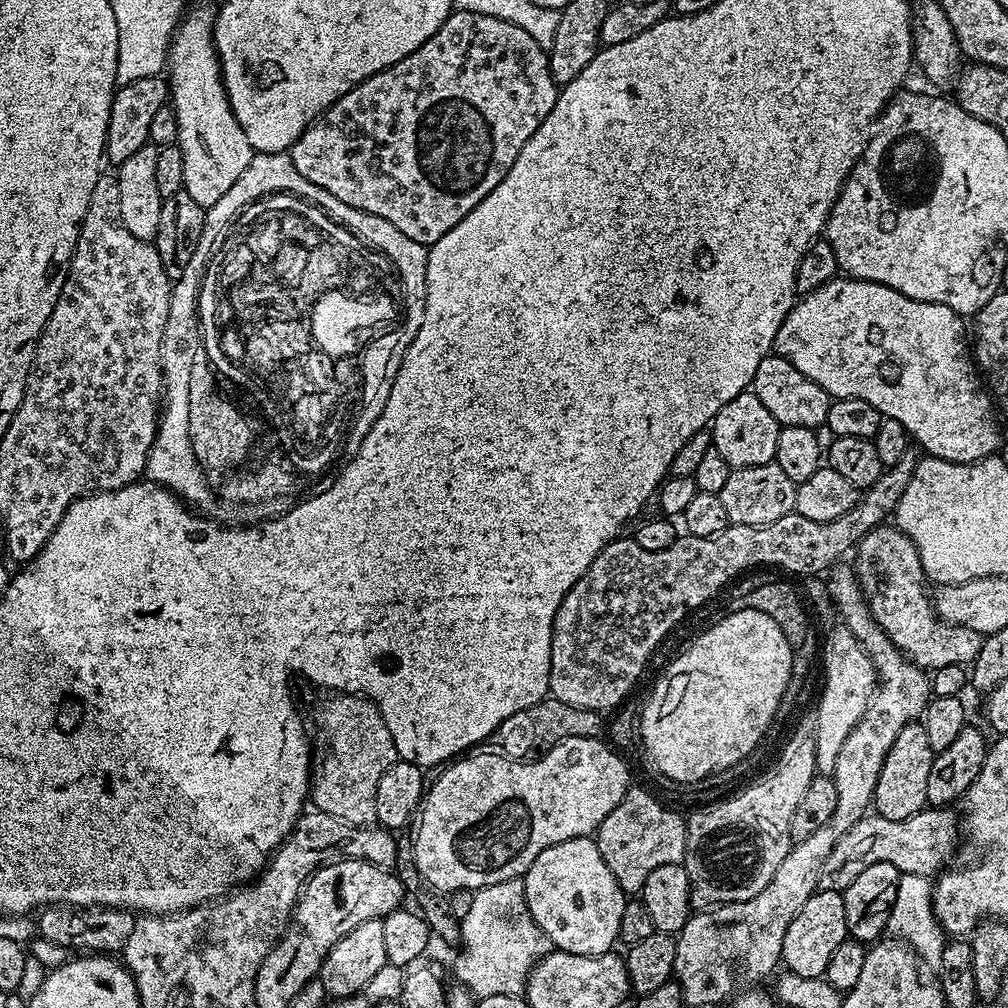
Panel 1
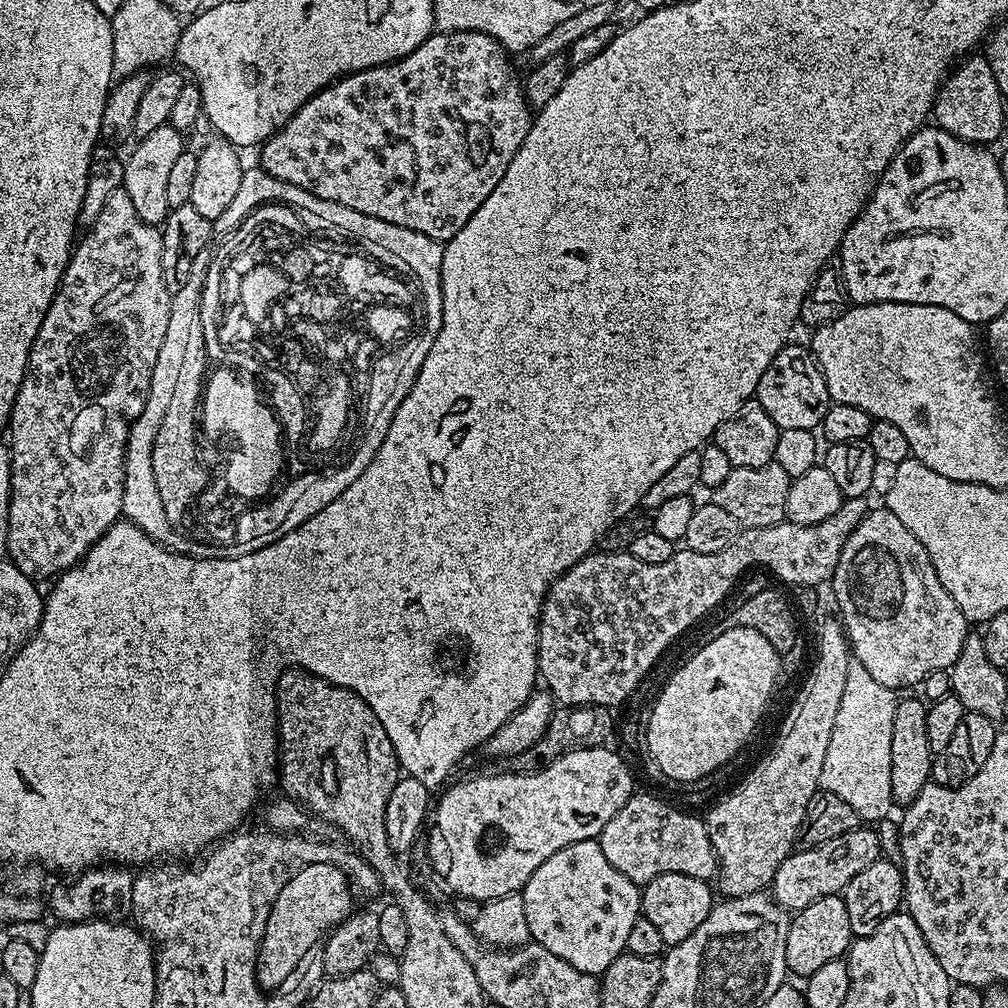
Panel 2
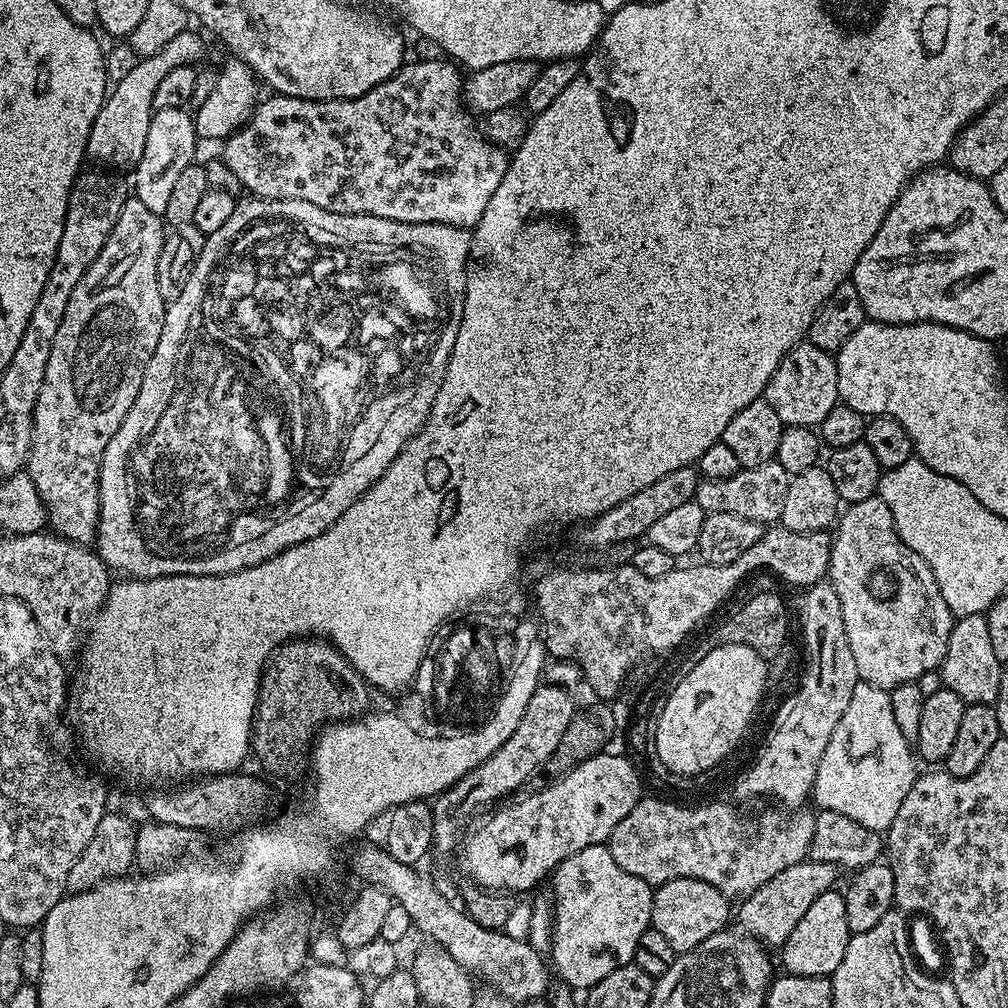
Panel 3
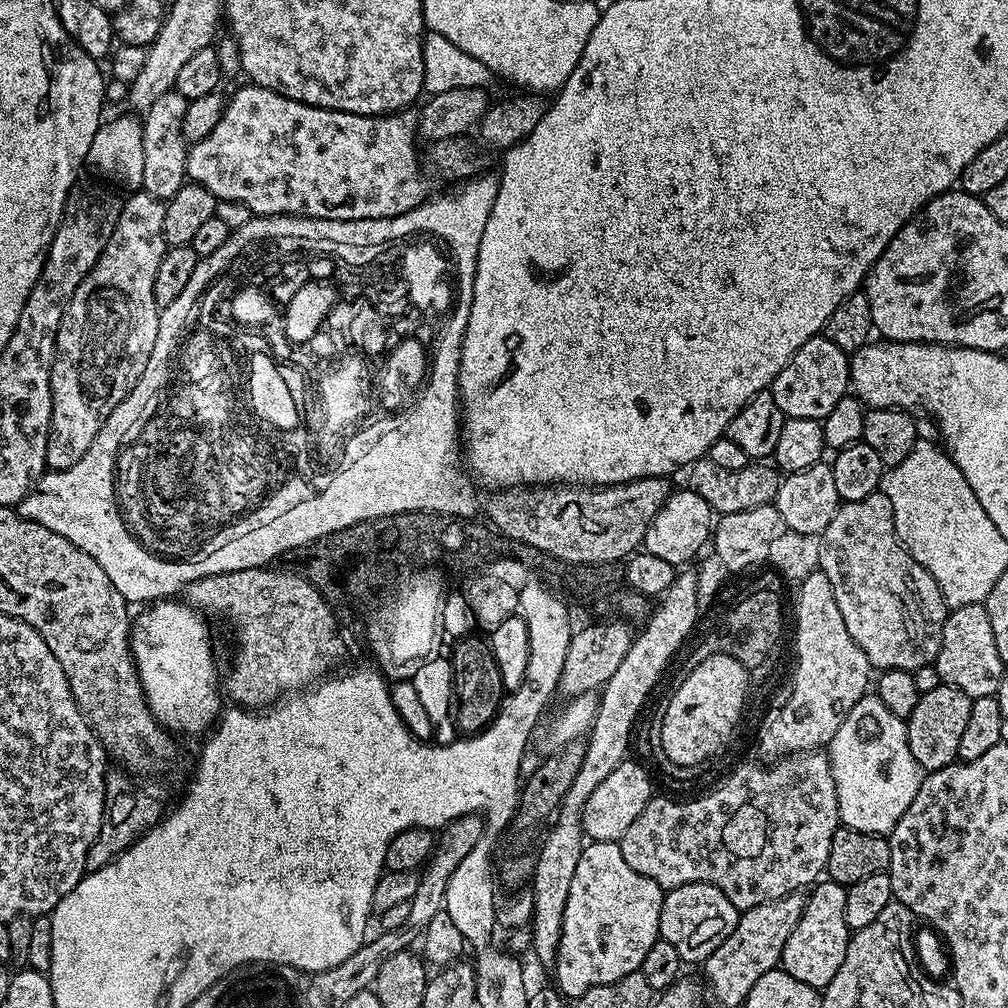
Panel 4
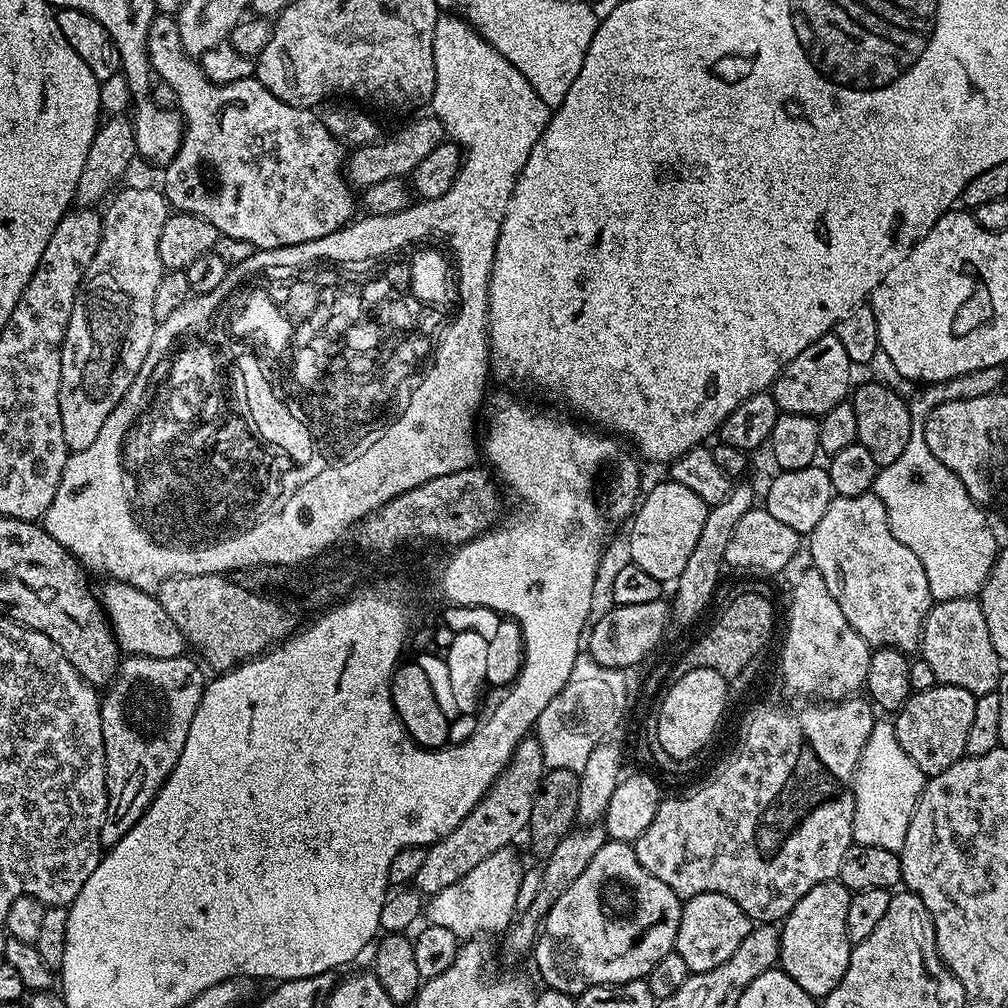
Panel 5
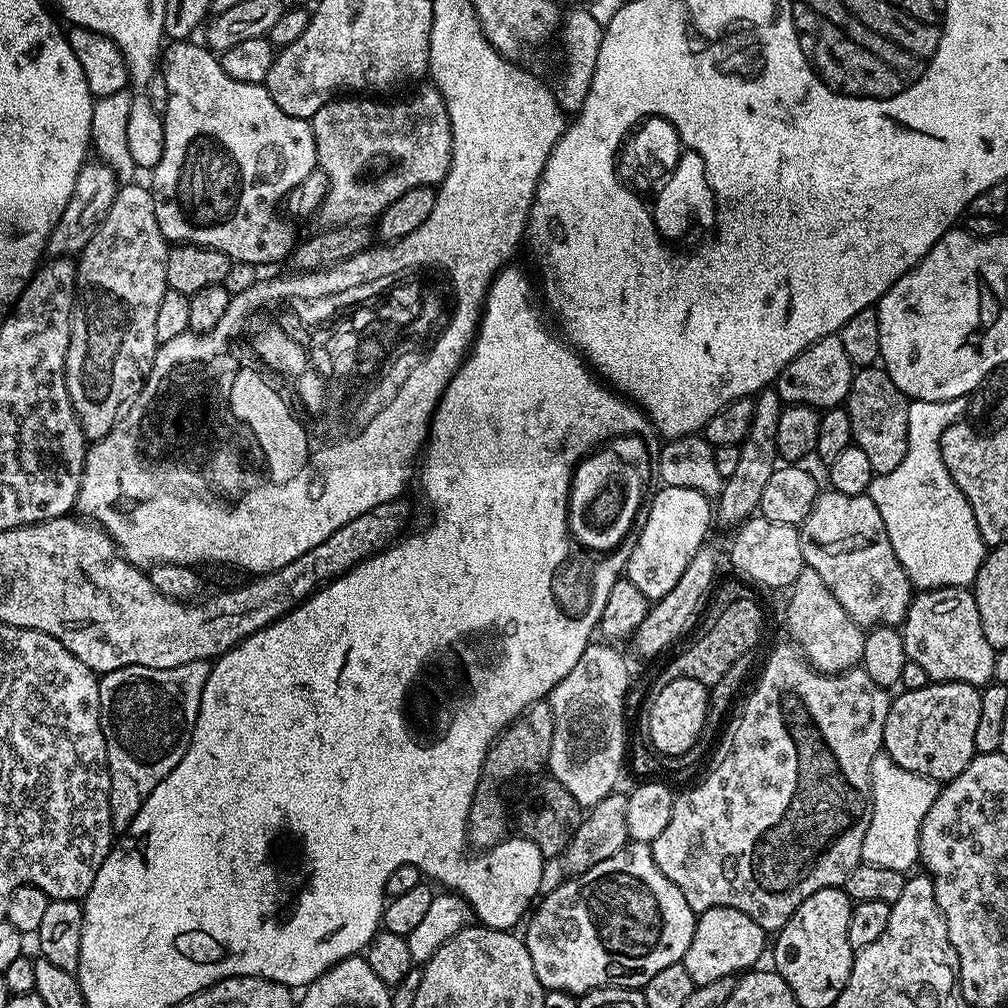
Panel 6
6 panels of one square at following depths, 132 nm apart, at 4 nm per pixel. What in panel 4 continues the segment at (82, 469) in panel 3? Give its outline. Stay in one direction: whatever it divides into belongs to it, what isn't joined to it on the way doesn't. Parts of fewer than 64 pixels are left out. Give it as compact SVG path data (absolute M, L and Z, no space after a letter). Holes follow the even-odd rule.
M137 190L129 200L125 199L121 203L120 217L114 226L114 234L110 234L110 242L106 242L98 262L90 270L90 274L86 274L86 278L78 286L78 290L74 290L74 298L70 298L68 309L64 311L64 317L56 335L56 357L52 363L52 421L50 422L48 445L46 446L49 469L58 472L66 470L70 466L74 466L74 462L78 462L78 458L82 458L86 454L86 450L90 450L90 442L94 442L98 430L102 430L106 418L110 418L112 411L128 397L130 390L134 390L138 378L142 378L142 370L146 370L146 362L150 362L150 354L154 350L154 342L158 338L158 326L160 325L161 309L156 307L154 278L158 278L158 266L162 262L166 251L164 231L162 230L164 206L165 201L154 198L143 190Z

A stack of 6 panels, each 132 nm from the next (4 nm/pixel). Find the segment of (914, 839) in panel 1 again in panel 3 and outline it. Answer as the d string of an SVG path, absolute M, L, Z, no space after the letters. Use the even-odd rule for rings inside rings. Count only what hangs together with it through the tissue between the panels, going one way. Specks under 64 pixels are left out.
M811 858L802 861L801 864L786 866L786 870L782 870L782 874L774 874L774 878L766 882L766 886L758 886L754 894L739 901L739 927L769 949L779 949L786 942L786 938L790 938L794 926L798 926L802 914L810 910L814 898L818 898L818 894L833 891L835 884L832 883L836 880L836 872L838 873L837 865L818 862Z

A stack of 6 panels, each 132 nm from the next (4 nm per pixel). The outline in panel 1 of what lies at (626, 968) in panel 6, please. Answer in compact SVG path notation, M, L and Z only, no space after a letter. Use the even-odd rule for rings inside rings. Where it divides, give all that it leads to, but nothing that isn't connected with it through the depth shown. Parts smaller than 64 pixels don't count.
M579 836L542 850L522 879L526 906L553 949L583 956L613 951L620 939L626 894L610 874L610 866L602 862L595 839Z

